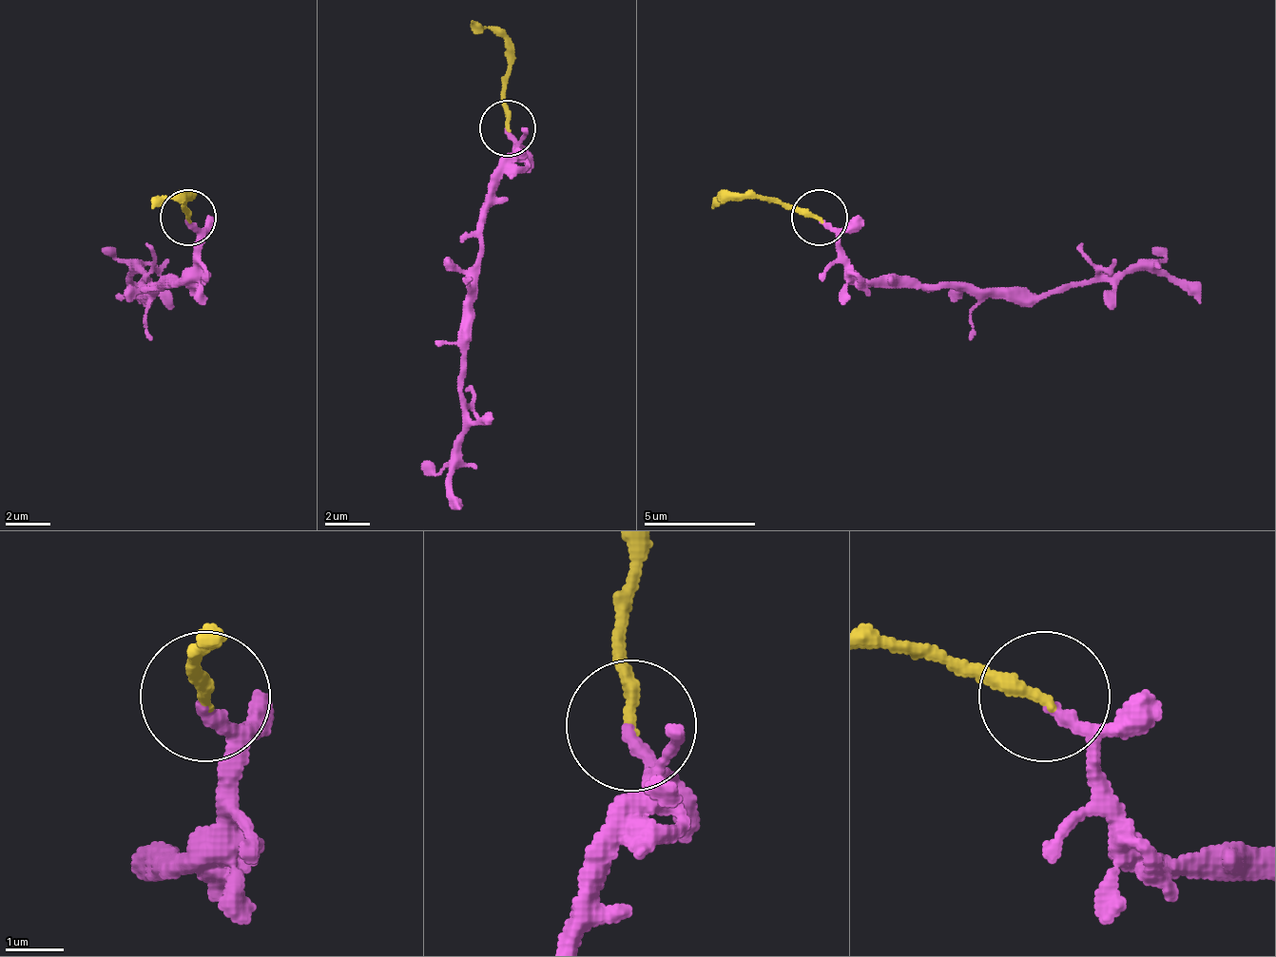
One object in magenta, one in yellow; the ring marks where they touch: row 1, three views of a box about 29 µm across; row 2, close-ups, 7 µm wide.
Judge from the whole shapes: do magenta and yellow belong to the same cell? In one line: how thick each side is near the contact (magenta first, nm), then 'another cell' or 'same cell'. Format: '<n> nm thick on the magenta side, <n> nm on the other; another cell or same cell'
200 nm thick on the magenta side, 220 nm on the other; same cell

